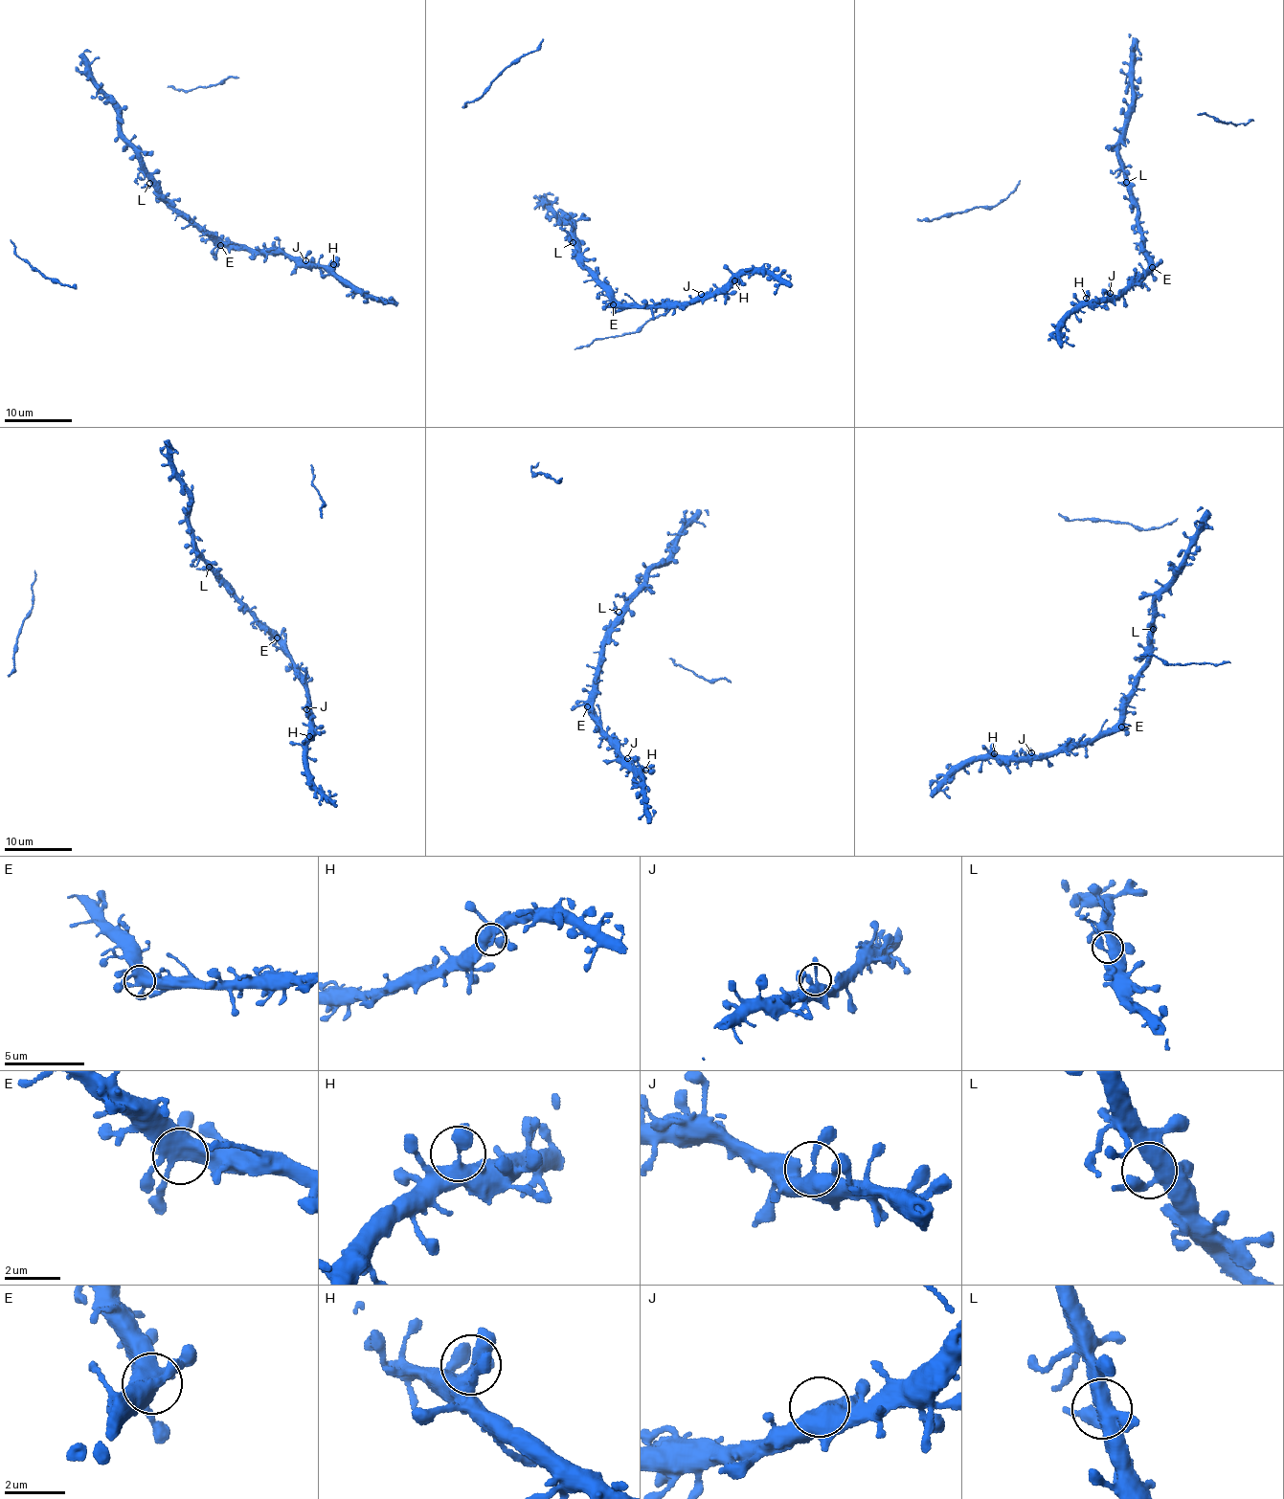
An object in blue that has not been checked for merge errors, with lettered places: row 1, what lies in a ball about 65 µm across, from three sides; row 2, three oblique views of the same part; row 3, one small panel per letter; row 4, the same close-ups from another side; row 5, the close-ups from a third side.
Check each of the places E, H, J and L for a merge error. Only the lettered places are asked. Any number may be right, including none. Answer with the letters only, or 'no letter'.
no letter

